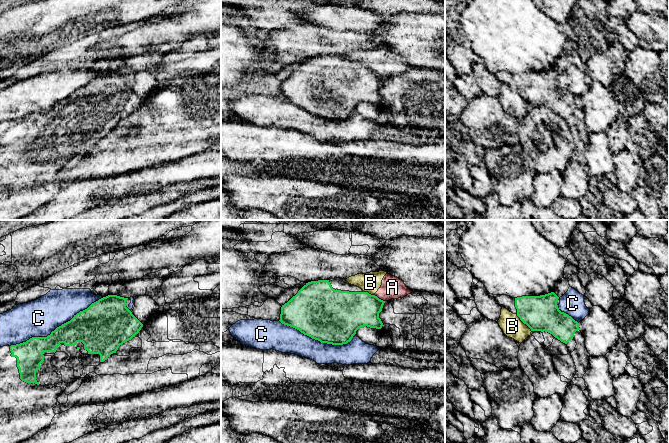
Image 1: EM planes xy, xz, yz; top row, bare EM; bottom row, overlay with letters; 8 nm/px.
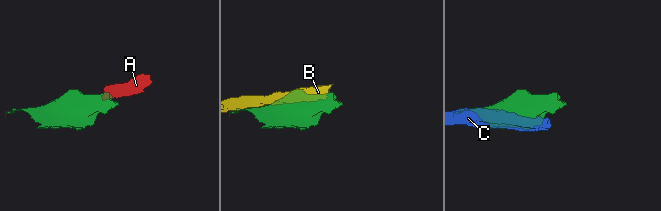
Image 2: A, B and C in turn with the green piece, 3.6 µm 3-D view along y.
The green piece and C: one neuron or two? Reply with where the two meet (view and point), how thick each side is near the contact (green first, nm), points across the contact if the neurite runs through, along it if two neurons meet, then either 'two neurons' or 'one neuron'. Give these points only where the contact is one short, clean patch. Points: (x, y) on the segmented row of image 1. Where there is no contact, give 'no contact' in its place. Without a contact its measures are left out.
meets green in xy at (57, 327); 280 nm thick on the green side, 300 nm on the other; two neurons

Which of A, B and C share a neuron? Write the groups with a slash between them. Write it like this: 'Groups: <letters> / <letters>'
Groups: A B / C

